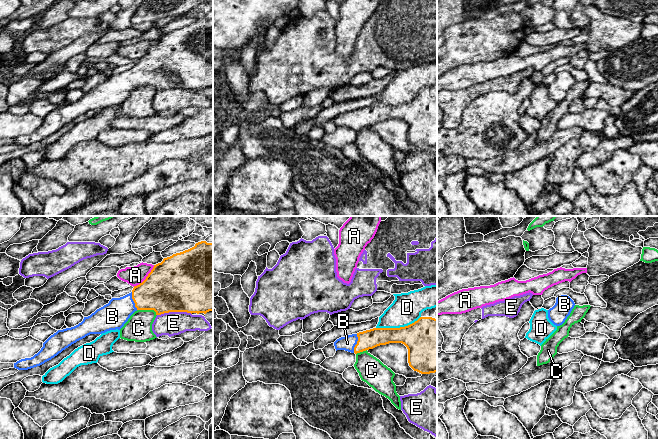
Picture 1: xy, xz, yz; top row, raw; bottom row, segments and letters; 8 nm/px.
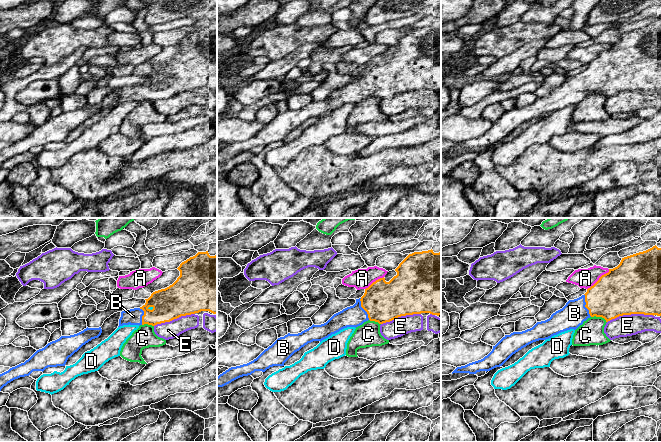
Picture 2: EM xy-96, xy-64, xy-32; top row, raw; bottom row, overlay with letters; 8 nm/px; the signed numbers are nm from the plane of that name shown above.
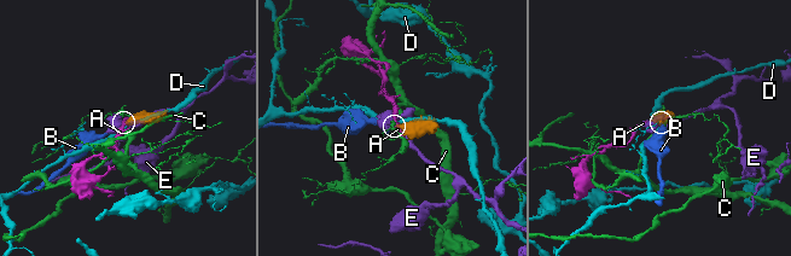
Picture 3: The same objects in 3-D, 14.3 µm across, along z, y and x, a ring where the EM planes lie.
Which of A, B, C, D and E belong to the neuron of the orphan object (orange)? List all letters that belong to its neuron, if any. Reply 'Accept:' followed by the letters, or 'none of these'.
Accept: B

